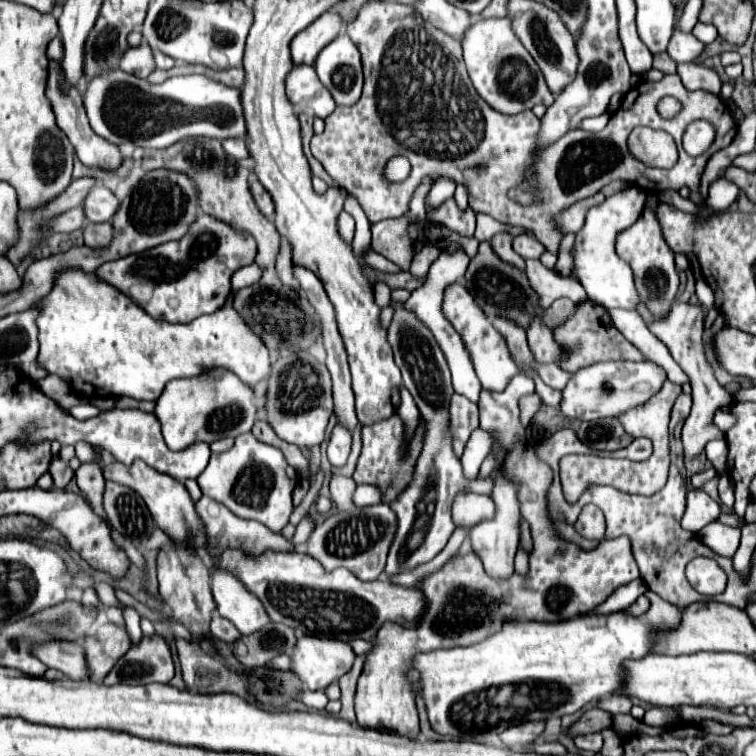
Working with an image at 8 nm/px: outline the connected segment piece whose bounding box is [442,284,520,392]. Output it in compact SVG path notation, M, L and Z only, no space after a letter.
M450 284L446 288L442 312L444 312L444 318L462 336L462 340L472 356L474 370L478 374L482 388L488 388L492 392L504 390L508 386L508 380L512 380L512 376L520 374L520 368L512 360L512 354L508 352L508 346L504 344L504 336L500 336L500 332L496 332L496 328L492 326L490 318L486 318L484 312L480 312L480 308L476 308L476 302L472 300L472 296L468 296L468 288L464 288L464 284Z

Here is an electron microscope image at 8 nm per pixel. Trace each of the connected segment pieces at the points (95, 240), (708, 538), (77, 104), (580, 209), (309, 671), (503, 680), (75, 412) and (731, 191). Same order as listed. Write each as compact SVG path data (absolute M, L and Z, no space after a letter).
M86 222L84 226L84 244L90 248L100 248L100 246L108 246L112 240L112 224L104 222L104 224L92 224Z
M718 520L704 526L698 532L698 536L706 546L710 546L712 550L716 550L722 556L734 556L734 552L738 550L738 544L740 544L740 528L726 526Z
M50 62L48 64L48 100L56 112L56 122L60 126L60 130L68 136L68 140L72 142L72 146L76 148L78 158L86 164L86 166L98 166L104 170L114 170L122 164L122 154L120 150L106 142L104 138L96 136L88 124L88 116L84 112L84 104L82 104L82 96L76 88L64 88L64 80L60 80L60 64L58 62Z
M596 194L584 200L578 200L576 204L572 204L568 210L564 210L558 216L558 224L564 232L578 232L584 226L584 216L588 212L588 208L594 208L596 204L604 202L604 194Z
M304 636L292 650L292 670L310 690L324 690L336 682L356 658L348 642Z
M648 590L646 596L650 596L652 606L644 616L638 618L616 612L610 616L580 616L560 624L504 624L496 636L488 636L488 640L478 644L416 654L412 664L418 672L432 730L442 736L462 740L462 736L474 732L502 732L504 728L522 720L544 720L550 716L574 714L590 700L608 696L622 686L622 662L644 658L650 652L654 644L650 632L664 626L676 626L680 622L680 610L676 606L662 600L652 590Z
M78 404L78 406L70 408L70 415L78 418L78 420L88 420L92 416L97 416L98 412L100 410L96 406L92 406L92 404Z
M718 178L708 188L706 204L710 206L712 212L724 212L732 206L736 196L738 196L738 188L732 182L728 182L726 178Z

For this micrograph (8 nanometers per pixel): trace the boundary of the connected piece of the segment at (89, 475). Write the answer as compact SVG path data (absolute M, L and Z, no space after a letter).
M88 462L88 464L80 464L80 468L76 470L76 480L78 480L78 488L84 494L84 498L92 504L94 512L104 516L102 510L102 492L104 492L104 476L102 476L102 468L100 462Z

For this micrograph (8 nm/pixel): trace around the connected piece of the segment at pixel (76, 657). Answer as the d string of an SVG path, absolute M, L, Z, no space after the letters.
M48 642L34 650L48 666L64 672L70 680L88 680L88 664L84 664L84 648L74 642Z

